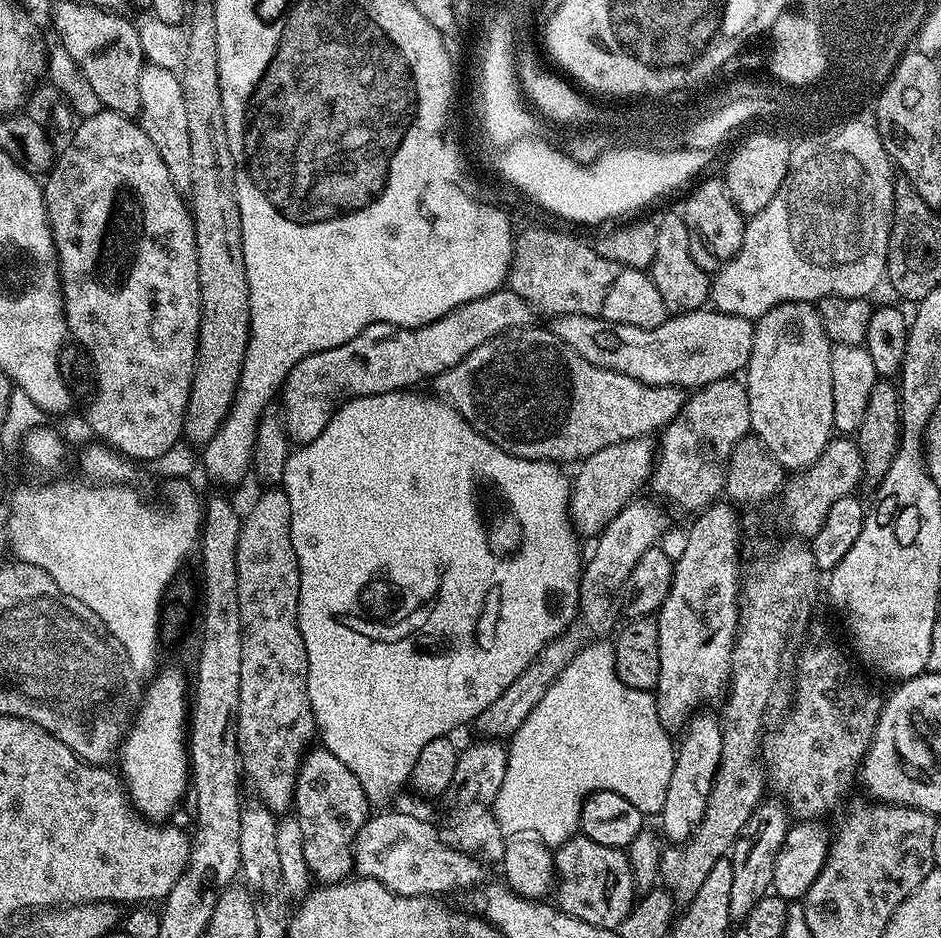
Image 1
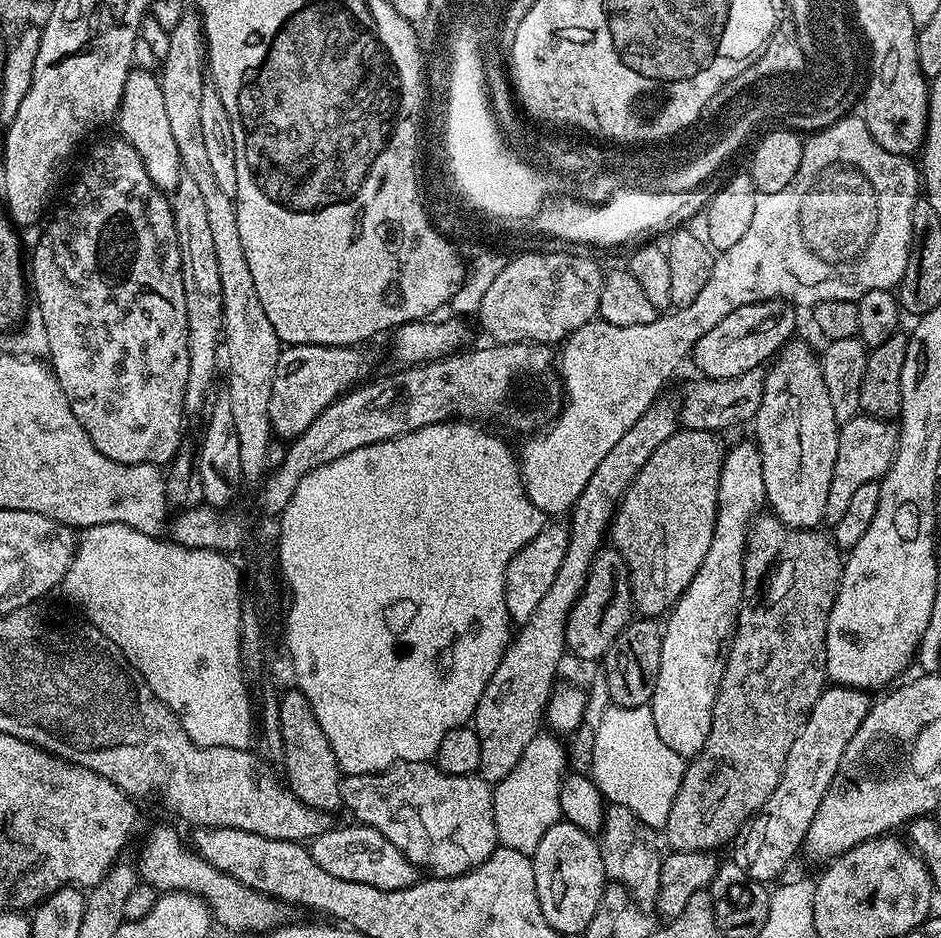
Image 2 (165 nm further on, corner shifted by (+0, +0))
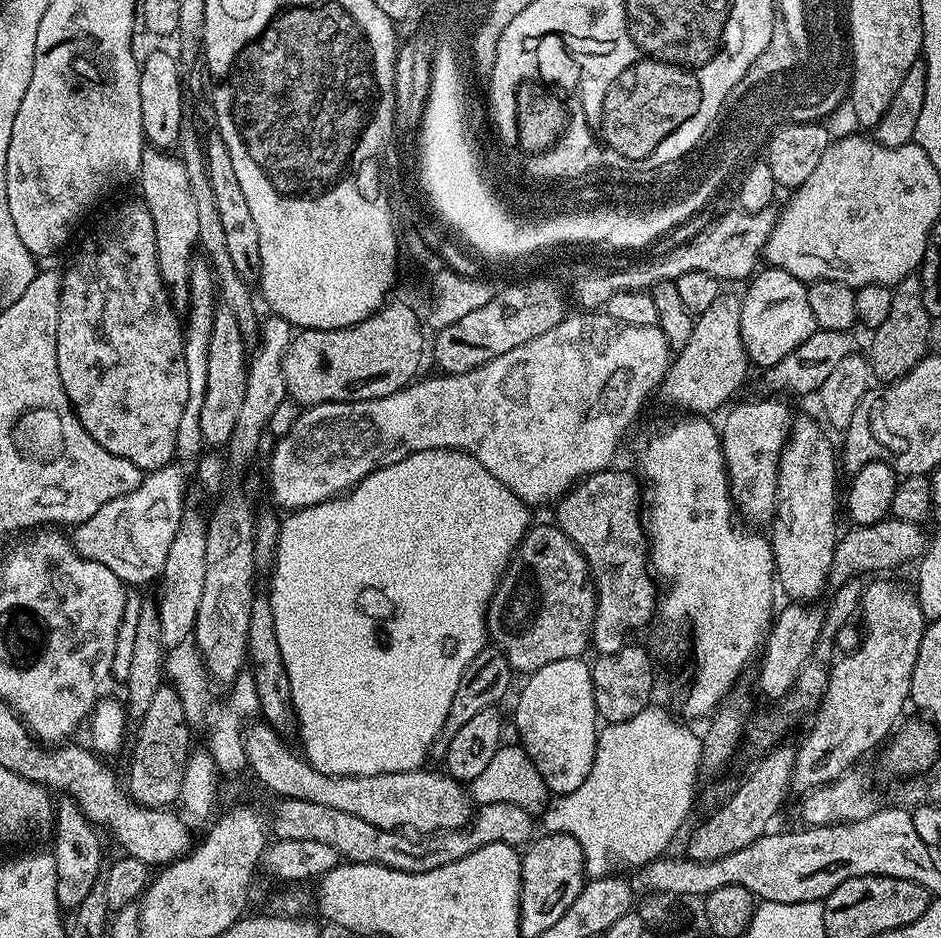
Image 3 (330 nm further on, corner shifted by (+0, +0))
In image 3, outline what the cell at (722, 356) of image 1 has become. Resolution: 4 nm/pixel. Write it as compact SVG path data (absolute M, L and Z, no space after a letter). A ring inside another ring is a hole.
M768 266L765 269L765 272L757 271L751 277L747 285L748 293L743 293L740 301L744 349L748 352L749 361L755 367L757 364L757 369L760 370L772 368L782 362L782 358L786 358L790 350L802 346L802 342L806 342L806 338L810 338L810 334L817 329L816 319L810 311L805 281L794 278L794 274L784 268Z

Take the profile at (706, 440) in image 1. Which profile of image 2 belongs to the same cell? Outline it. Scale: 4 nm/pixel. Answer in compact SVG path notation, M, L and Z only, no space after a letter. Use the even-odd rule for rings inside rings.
M678 430L642 466L634 482L620 499L616 507L616 517L610 529L610 544L620 553L620 559L632 573L627 573L626 580L632 593L632 607L641 617L660 618L676 605L680 595L690 586L706 550L710 550L710 538L714 538L716 508L718 507L718 486L720 471L726 451L720 445L721 437L714 432L702 430Z

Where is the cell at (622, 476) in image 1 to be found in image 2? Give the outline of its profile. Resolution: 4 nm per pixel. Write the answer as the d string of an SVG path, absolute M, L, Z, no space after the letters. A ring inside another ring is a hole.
M560 522L545 523L544 529L530 542L521 546L504 567L504 610L513 625L519 626L530 622L530 614L538 602L546 595L546 590L554 586L554 578L562 566L564 551L568 545L568 529Z

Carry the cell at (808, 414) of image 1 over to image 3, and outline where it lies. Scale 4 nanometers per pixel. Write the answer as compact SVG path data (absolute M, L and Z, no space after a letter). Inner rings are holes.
M797 415L795 420L790 426L790 433L788 443L784 445L784 450L780 455L780 477L778 478L778 494L776 495L776 515L772 517L770 521L770 539L772 541L772 552L776 556L776 578L779 587L784 588L784 592L789 601L792 602L816 602L819 601L818 598L822 590L827 589L828 585L828 575L830 574L830 566L832 559L834 557L834 550L836 546L836 541L838 539L838 531L836 532L836 506L838 510L838 500L836 504L836 468L838 472L838 452L832 449L832 444L827 440L826 437L820 433L820 428L811 420L808 416Z

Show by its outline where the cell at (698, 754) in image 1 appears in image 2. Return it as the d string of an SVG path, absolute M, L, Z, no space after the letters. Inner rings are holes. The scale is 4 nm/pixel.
M752 442L729 447L720 471L714 538L710 538L710 550L706 550L698 574L694 574L690 586L686 586L676 605L667 613L668 625L665 623L662 628L662 662L650 701L654 730L666 746L685 758L696 757L710 734L712 711L744 597L744 551L748 545L748 529L765 504L759 448Z

